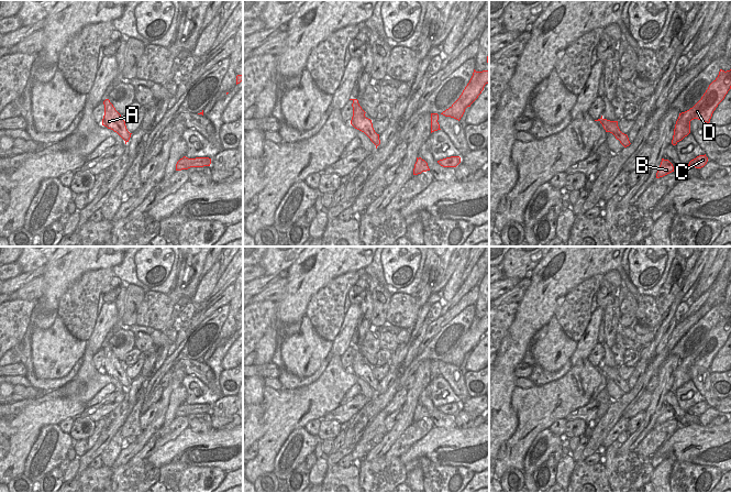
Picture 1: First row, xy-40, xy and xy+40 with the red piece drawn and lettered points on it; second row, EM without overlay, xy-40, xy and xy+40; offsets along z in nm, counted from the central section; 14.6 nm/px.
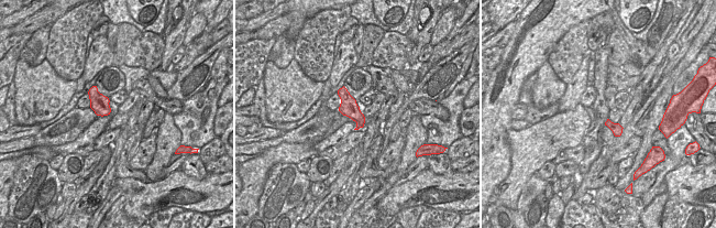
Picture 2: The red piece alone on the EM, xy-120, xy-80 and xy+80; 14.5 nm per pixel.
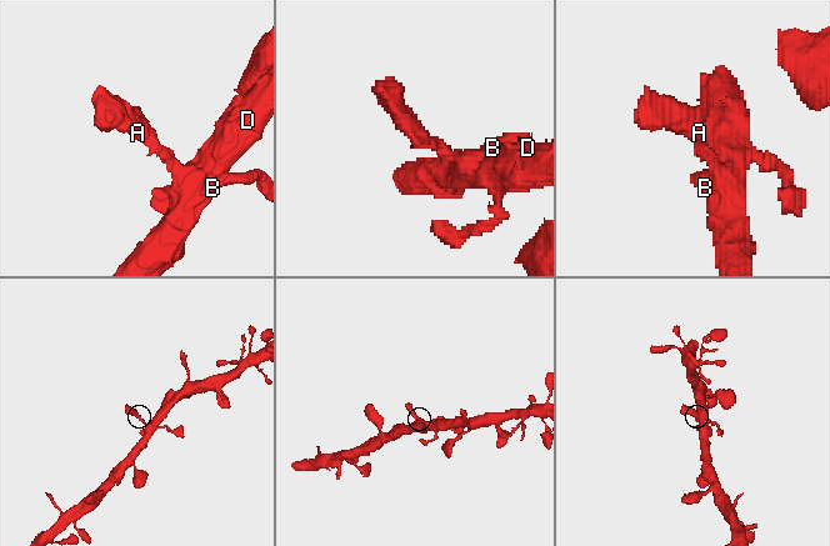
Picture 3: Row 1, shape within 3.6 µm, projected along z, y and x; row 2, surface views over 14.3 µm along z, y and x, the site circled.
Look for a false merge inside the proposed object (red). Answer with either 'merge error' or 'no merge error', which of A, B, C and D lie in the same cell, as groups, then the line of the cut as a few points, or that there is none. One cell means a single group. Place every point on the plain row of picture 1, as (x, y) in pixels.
no merge error; groups A B C D; cut none

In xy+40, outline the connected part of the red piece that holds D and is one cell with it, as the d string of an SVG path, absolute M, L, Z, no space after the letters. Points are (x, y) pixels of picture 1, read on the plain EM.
M720 316L718 324L709 331L701 346L689 357L679 360L676 368L672 391L676 392L690 380L694 365L710 369L713 358L731 336L731 316Z

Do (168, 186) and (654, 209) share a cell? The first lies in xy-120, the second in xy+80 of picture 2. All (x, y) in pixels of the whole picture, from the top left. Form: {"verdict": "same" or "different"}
{"verdict": "different"}

